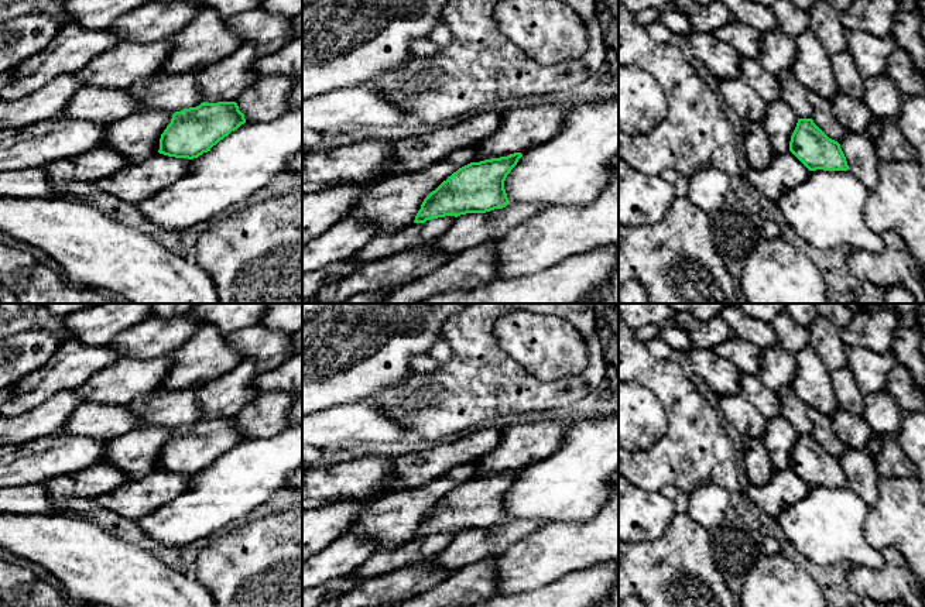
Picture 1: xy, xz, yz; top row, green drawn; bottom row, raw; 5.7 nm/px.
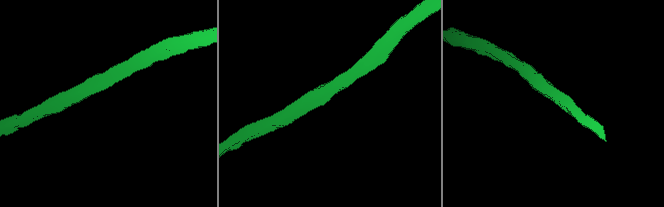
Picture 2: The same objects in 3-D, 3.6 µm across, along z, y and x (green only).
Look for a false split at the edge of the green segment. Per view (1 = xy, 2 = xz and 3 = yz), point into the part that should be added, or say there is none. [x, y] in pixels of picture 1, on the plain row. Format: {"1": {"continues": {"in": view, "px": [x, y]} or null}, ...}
{"1": {"continues": null}, "2": {"continues": null}, "3": {"continues": null}}

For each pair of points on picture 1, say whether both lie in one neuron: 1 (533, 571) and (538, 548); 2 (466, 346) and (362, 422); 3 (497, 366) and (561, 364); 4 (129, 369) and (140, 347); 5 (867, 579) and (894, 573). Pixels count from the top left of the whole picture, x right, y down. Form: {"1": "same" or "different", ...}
{"1": "same", "2": "different", "3": "different", "4": "different", "5": "same"}

